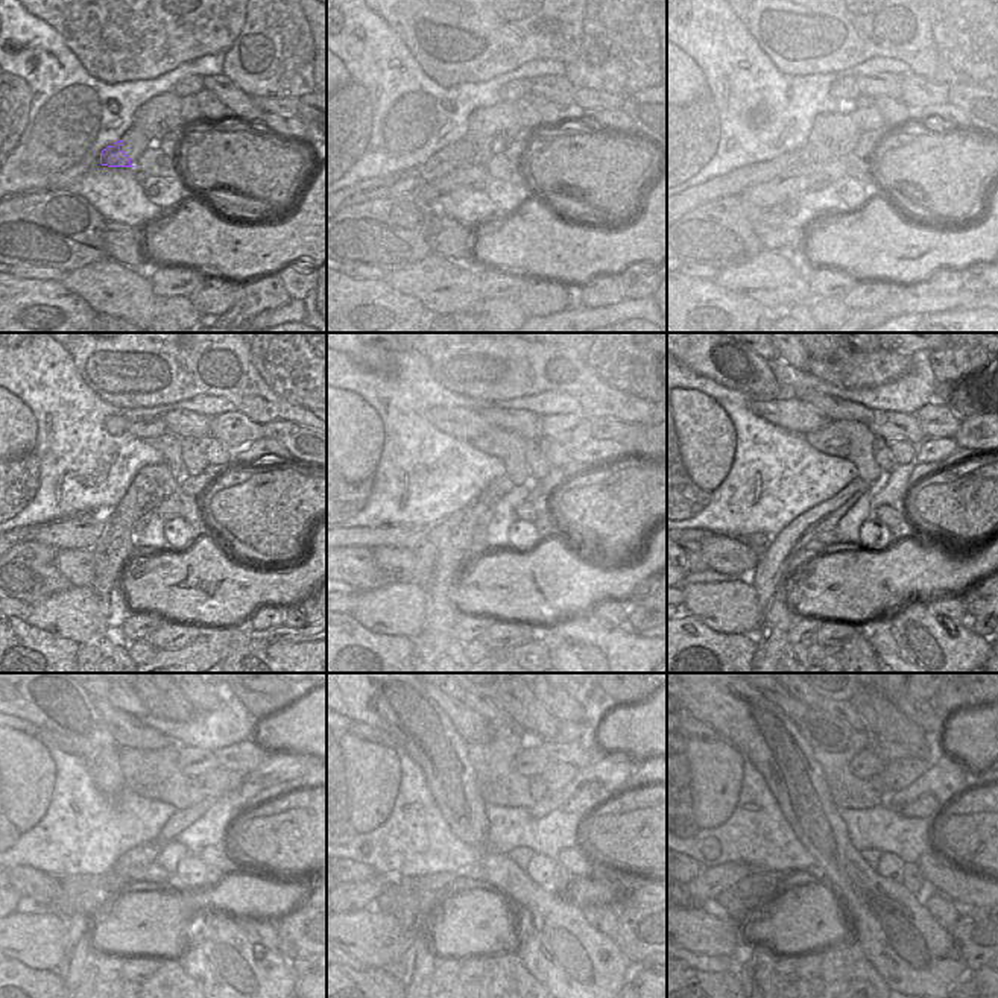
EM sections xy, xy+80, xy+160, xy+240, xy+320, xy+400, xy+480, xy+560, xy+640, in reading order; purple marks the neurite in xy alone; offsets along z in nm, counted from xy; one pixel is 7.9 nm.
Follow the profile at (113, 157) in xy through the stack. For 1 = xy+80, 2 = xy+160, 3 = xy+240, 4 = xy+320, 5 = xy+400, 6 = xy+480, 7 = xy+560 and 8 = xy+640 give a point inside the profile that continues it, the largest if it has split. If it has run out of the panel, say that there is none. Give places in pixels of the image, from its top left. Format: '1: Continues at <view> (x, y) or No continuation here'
1: Continues at xy+80 (448, 158)
2: Continues at xy+160 (732, 184)
3: Continues at xy+240 (25, 533)
4: No continuation here
5: No continuation here
6: No continuation here
7: No continuation here
8: No continuation here

